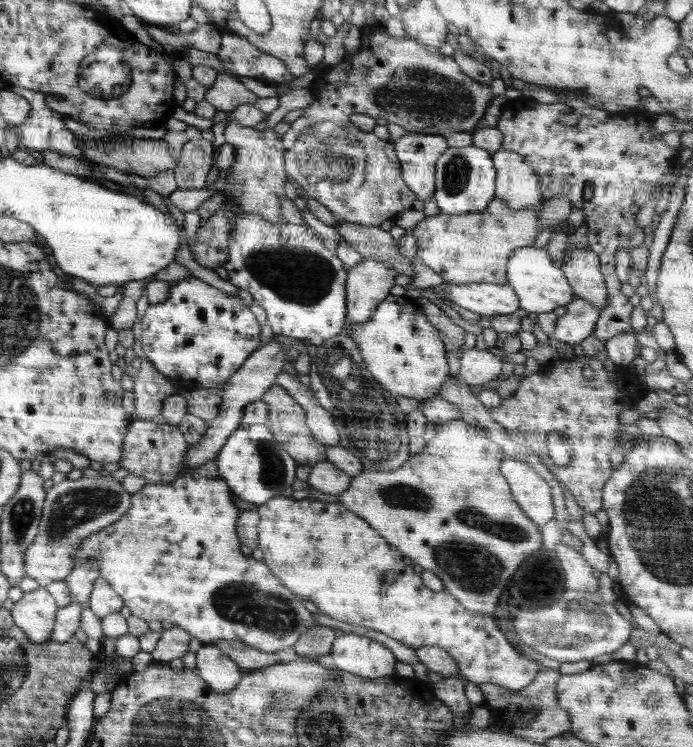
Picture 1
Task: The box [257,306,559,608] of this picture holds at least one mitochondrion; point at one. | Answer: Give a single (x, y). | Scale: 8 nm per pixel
(368, 425)

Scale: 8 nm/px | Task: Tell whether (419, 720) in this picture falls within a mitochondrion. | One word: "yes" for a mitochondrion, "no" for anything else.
no

